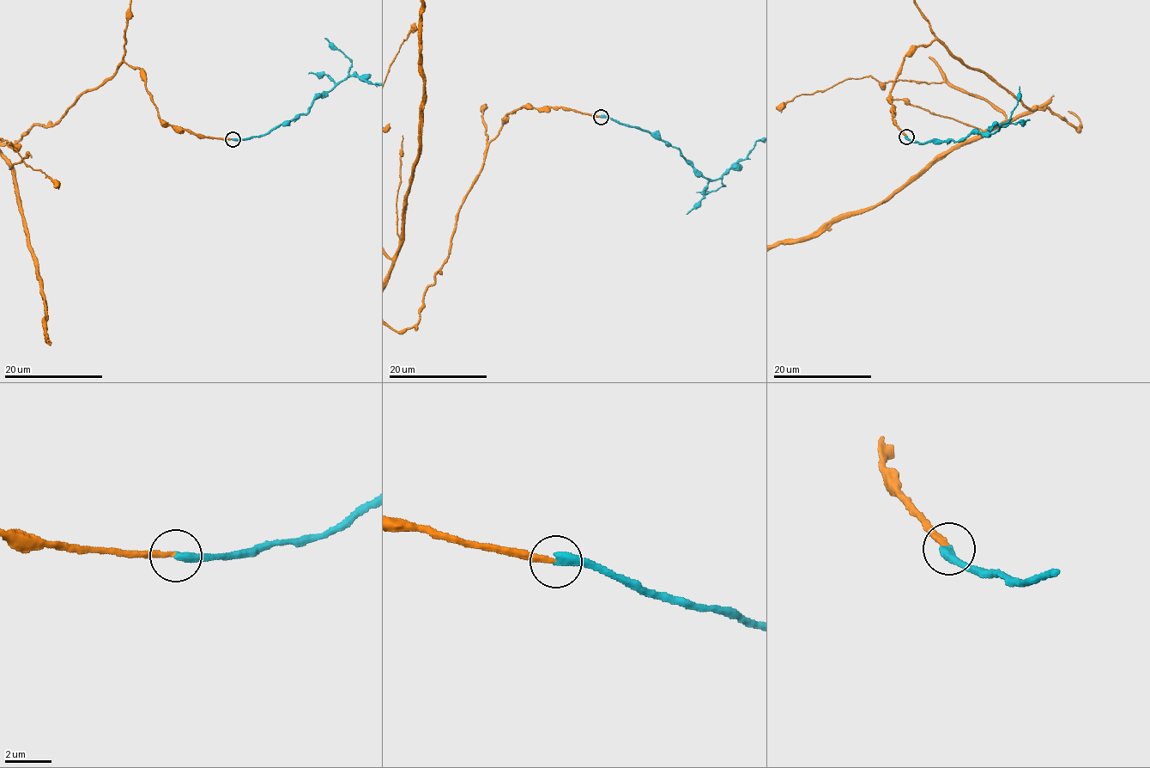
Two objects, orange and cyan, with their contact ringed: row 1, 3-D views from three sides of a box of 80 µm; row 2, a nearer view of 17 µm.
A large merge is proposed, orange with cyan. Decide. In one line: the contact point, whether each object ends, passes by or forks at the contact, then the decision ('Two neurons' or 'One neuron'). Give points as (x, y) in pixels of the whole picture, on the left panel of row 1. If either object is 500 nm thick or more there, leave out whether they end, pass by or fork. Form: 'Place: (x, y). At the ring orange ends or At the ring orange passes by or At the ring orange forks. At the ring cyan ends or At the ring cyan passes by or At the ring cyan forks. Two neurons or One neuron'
Place: (233, 139). At the ring orange ends. At the ring cyan ends. One neuron

